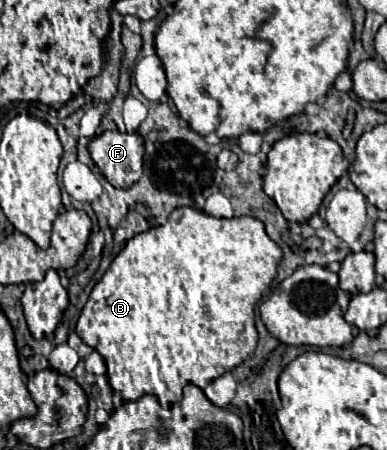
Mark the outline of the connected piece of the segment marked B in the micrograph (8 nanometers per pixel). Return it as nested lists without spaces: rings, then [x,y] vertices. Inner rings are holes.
[[[178,207],[178,209],[172,211],[172,215],[170,215],[166,225],[152,227],[152,229],[148,229],[144,233],[138,233],[124,245],[124,249],[112,261],[110,269],[94,285],[94,289],[92,289],[92,293],[90,293],[82,313],[80,313],[80,319],[78,319],[78,325],[76,325],[76,333],[82,337],[82,341],[86,345],[96,349],[104,357],[106,367],[108,367],[108,381],[114,391],[122,393],[122,397],[126,401],[136,401],[142,395],[158,397],[162,423],[168,421],[168,425],[178,425],[184,419],[182,417],[182,400],[180,401],[180,399],[184,397],[184,385],[186,383],[194,383],[196,387],[204,389],[212,379],[220,377],[226,371],[232,371],[234,367],[238,367],[244,359],[248,359],[254,353],[256,341],[258,341],[258,331],[254,327],[254,307],[262,299],[262,295],[268,291],[272,279],[276,277],[276,269],[278,269],[280,261],[282,261],[282,249],[266,235],[262,221],[258,221],[254,217],[216,219],[216,217],[206,215],[204,211],[198,211],[198,209],[192,209],[192,207]]]

